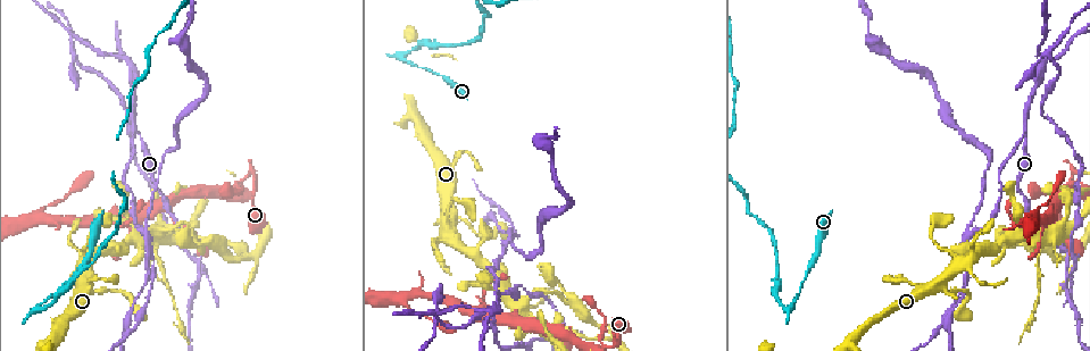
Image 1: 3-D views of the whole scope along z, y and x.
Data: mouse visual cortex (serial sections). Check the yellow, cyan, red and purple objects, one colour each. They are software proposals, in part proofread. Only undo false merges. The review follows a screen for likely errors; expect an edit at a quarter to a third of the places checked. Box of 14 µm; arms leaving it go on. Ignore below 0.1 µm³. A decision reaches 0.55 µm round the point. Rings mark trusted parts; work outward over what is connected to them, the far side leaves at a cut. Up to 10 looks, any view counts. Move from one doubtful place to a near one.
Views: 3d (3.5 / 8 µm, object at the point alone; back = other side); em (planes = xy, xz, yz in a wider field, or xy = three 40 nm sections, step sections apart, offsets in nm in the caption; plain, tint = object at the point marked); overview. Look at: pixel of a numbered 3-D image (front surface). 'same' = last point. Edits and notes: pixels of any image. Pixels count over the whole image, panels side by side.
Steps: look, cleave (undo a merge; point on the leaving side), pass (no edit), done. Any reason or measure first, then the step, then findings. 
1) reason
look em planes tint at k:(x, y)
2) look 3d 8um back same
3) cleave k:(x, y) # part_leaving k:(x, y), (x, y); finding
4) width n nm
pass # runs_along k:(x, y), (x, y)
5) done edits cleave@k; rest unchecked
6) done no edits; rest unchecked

abrupt turn
look 3d 3.5um back at 1:(405, 58)

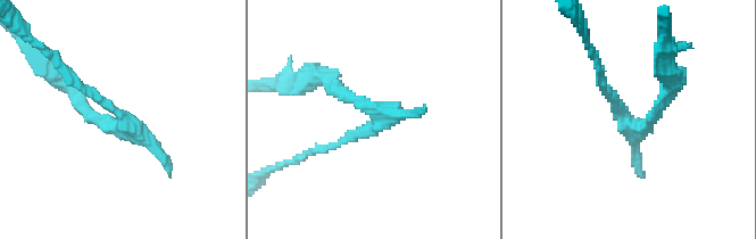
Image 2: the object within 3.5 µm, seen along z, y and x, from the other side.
shape alone is not enough
look em xy step 5 tint at 2:(382, 114)

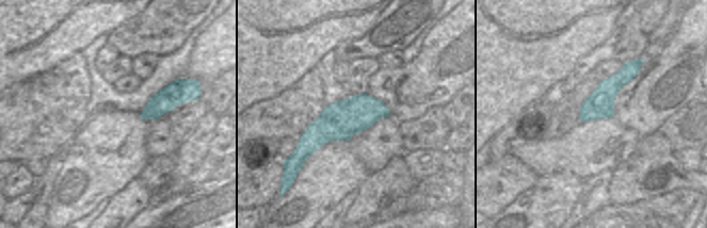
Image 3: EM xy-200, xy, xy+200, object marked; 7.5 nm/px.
width 300 nm
cleave 2:(651, 118) # part_leaving 2:(632, 126), (666, 96), (664, 67); two cells meet here

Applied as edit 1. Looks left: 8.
redraw
look overview

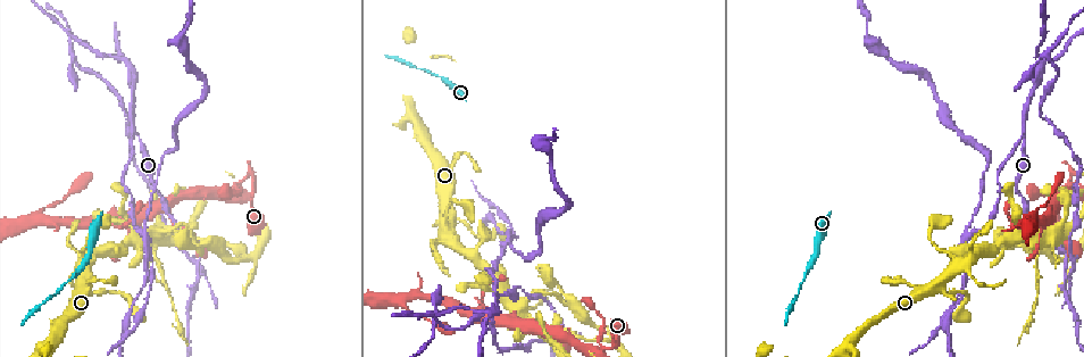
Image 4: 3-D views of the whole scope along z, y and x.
sharp bend
look 3d 3.5um back at 4:(498, 296)

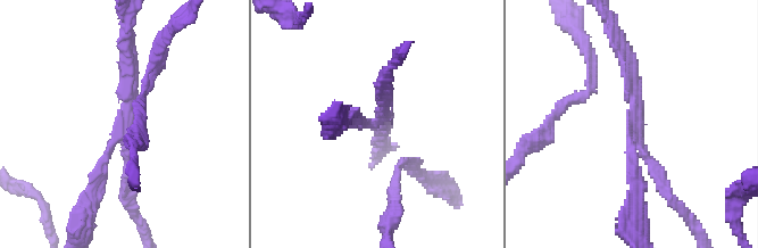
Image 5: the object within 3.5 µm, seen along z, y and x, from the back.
need the tissue
look em xy step 3 tint at 5:(374, 124)

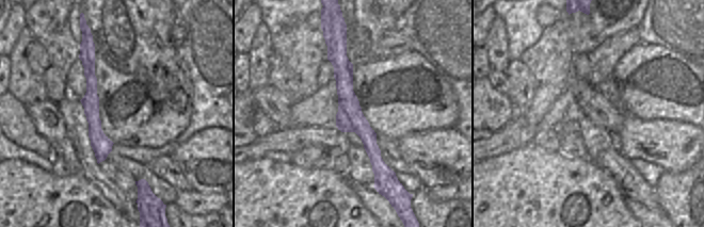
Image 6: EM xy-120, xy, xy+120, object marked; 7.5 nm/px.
arms 3
cleave 5:(655, 174) # border 6:(333, 34), (337, 65), (334, 76); two cells meet here

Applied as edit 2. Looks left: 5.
look overview

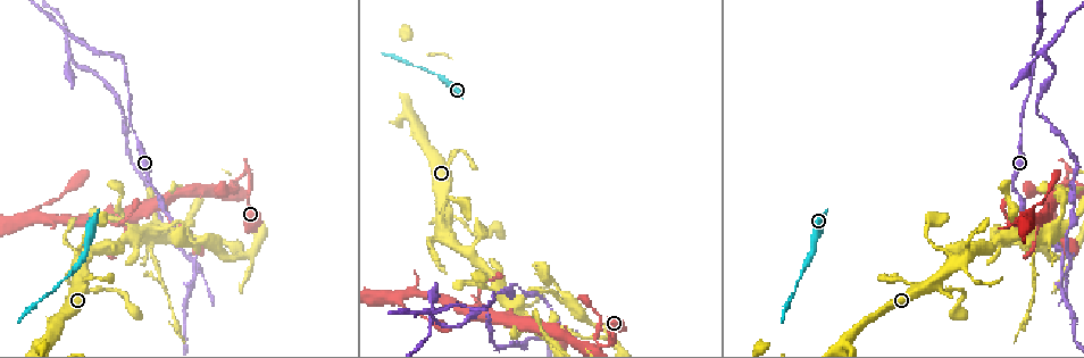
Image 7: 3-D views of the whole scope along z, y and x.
arms part here
look 3d 3.5um at 7:(950, 268)

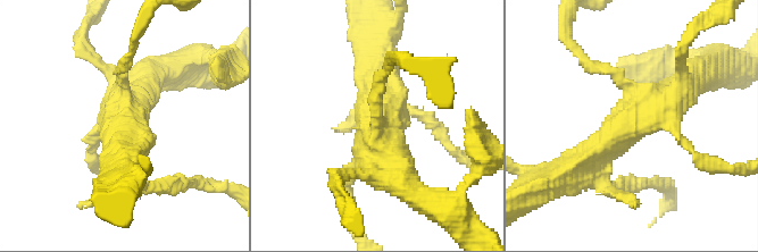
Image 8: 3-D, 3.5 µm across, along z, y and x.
shape alone is not enough
look em xy step 1 tint at 8:(371, 131)

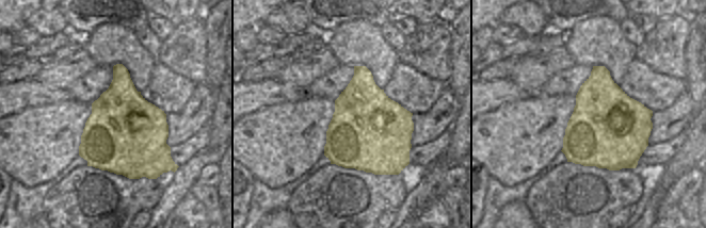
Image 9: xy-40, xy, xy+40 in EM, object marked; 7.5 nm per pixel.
look em xy step 3 tint same

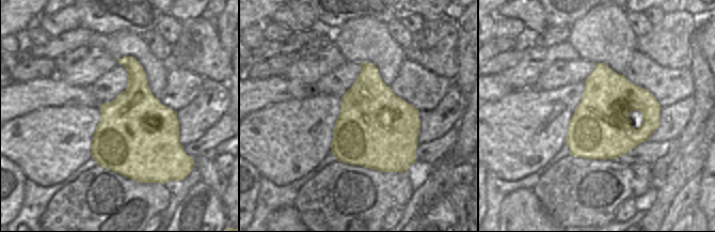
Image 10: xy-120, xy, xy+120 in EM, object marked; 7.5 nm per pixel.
pass # runs_along 8:(580, 164), (667, 108), (690, 81); one cell here

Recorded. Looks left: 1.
sharp bend
look 3d 3.5um at 7:(1070, 170)

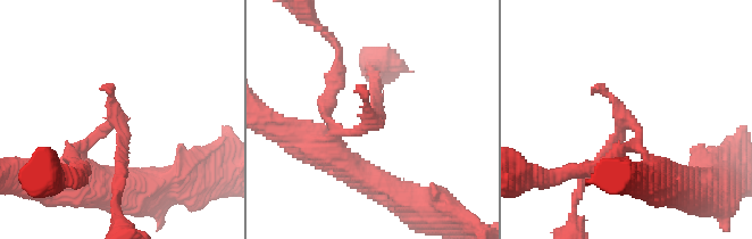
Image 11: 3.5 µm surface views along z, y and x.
pass # runs_along 11:(373, 74), (376, 115), (324, 147); one cell here

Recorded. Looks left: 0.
done edits cleave@2, cleave@5; rest unchecked

